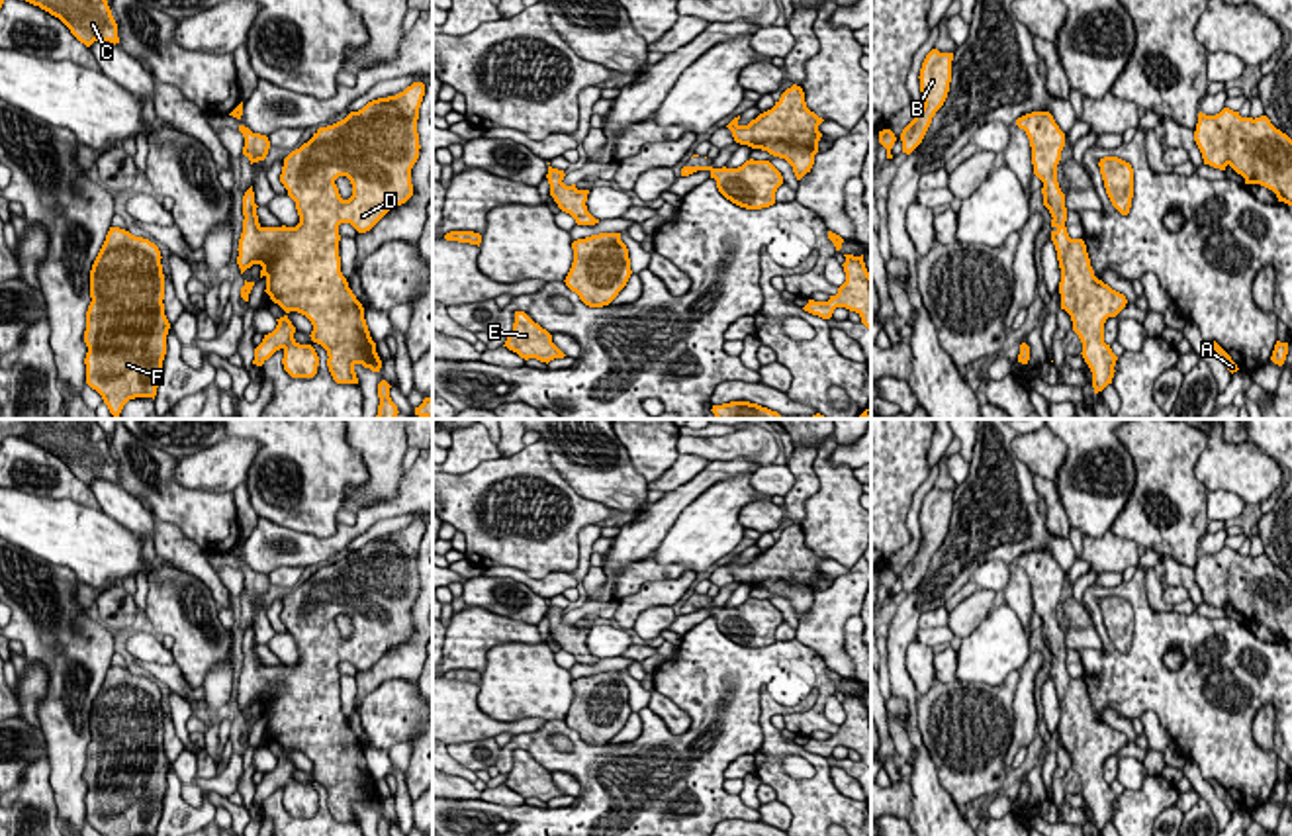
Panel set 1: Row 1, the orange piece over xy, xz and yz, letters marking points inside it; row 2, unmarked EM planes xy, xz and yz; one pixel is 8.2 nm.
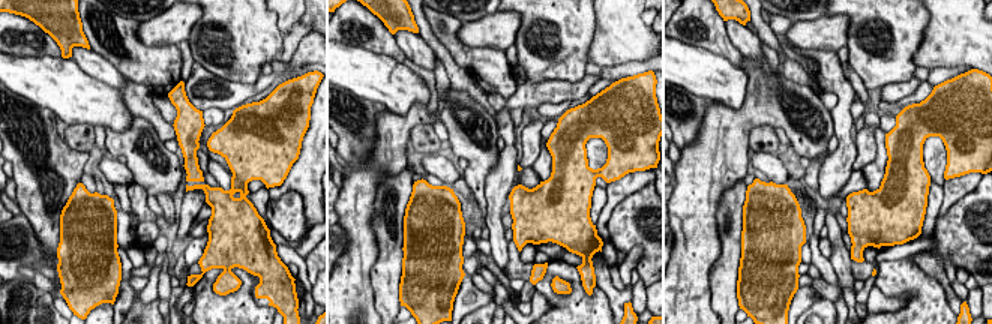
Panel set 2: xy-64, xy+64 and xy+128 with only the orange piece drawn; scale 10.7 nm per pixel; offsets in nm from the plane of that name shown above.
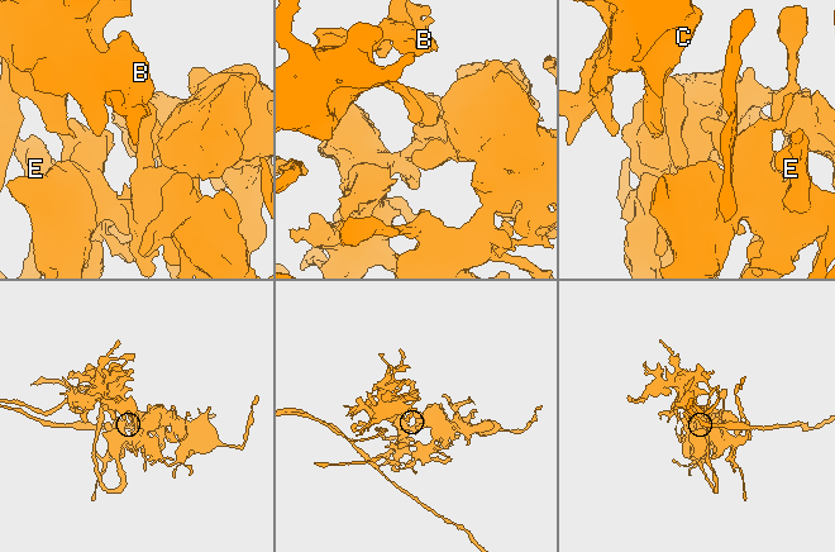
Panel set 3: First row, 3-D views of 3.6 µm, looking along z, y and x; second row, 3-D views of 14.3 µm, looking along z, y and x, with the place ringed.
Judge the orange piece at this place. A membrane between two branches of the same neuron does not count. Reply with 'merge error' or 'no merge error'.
no merge error

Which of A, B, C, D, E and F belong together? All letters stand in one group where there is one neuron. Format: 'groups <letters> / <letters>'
groups A B C D E F

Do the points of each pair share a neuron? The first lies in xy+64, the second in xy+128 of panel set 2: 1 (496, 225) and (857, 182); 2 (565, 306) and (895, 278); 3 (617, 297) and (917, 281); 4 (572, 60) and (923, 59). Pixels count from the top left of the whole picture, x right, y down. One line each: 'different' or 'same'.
1: different
2: same
3: different
4: different

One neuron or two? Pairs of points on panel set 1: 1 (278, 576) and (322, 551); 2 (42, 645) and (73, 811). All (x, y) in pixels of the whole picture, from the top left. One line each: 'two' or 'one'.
1: two
2: one

